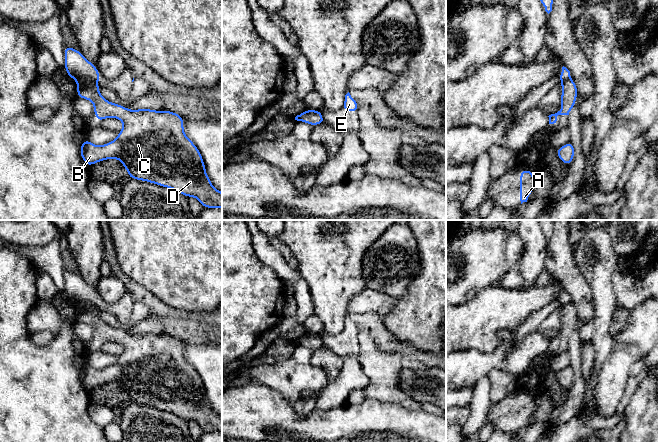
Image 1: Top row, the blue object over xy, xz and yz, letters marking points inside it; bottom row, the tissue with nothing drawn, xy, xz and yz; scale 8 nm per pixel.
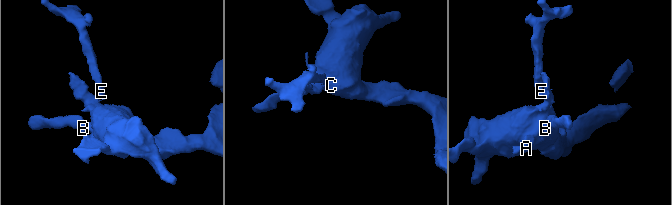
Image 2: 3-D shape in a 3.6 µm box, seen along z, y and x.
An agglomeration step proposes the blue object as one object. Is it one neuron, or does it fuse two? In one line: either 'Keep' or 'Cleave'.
Cleave

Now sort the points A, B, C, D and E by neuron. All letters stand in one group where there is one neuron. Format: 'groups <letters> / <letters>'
groups A B C D / E

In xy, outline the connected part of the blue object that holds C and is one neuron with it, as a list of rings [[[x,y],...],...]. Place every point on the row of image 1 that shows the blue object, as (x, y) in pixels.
[[[82,77],[75,78],[77,83],[77,98],[83,98],[91,101],[94,105],[93,114],[97,121],[105,118],[116,118],[123,122],[123,128],[118,133],[115,140],[102,146],[92,144],[87,138],[80,145],[80,154],[89,167],[97,162],[107,159],[119,159],[128,171],[129,179],[147,181],[162,187],[173,189],[186,197],[195,197],[199,200],[203,208],[222,208],[222,192],[219,192],[211,183],[205,169],[202,155],[195,144],[185,135],[183,117],[172,111],[156,111],[153,109],[130,110],[126,107],[111,103],[104,99],[99,92],[99,84],[91,79]]]

